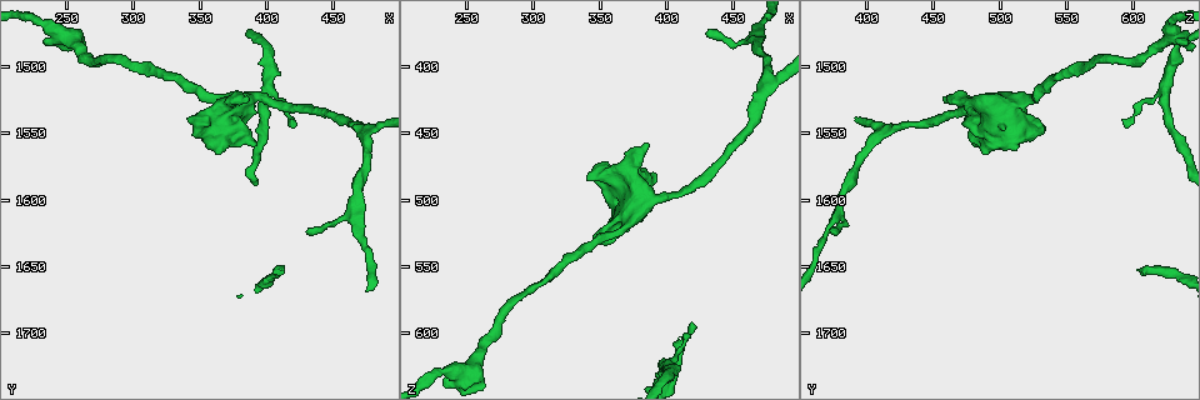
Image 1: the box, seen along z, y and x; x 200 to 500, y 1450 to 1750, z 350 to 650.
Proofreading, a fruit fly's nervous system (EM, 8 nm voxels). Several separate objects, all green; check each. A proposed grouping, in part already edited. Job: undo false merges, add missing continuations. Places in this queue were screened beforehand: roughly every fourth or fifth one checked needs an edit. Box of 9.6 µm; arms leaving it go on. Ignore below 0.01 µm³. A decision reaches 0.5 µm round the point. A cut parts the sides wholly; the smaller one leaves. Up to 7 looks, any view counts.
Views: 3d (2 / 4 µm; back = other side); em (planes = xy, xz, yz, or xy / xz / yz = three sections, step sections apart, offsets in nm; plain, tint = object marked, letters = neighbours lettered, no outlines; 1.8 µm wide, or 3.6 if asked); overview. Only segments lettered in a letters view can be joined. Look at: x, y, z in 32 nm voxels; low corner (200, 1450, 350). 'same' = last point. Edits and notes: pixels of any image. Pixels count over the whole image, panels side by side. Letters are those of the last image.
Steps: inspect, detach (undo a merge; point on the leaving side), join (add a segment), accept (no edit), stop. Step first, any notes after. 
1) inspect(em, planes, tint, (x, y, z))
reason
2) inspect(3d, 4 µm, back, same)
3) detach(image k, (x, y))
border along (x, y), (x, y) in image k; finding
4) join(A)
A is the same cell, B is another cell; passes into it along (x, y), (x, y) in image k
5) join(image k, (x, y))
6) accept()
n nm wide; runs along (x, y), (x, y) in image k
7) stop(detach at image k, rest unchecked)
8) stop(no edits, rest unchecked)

inspect(3d, 4 µm, (410, 1652, 604))

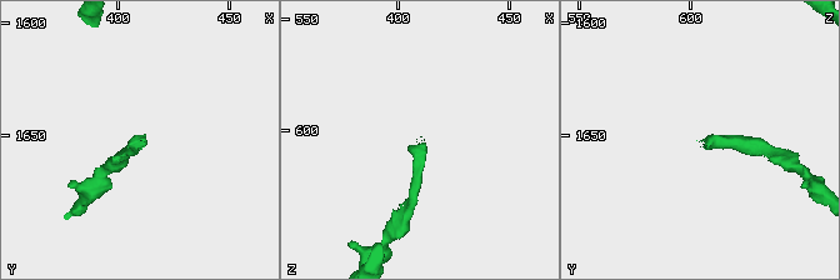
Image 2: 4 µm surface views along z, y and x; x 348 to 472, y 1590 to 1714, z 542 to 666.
inspect(em, planes, letters, (412, 1653, 605))

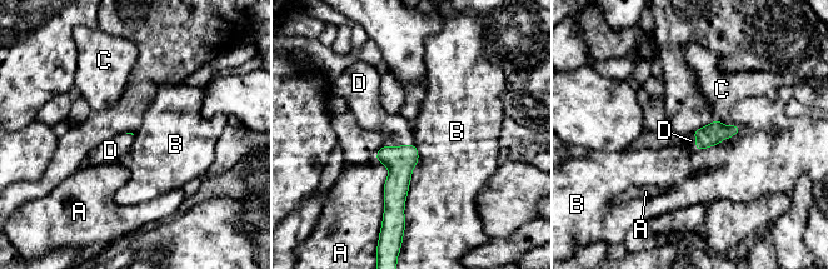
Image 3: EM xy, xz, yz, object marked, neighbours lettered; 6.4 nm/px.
join(D)
D is the same cell, A, B and C are other cells; passes into it along (400, 160), (398, 147), (398, 130) in image 3; it goes on there

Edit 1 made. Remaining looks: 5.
inspect(overview)

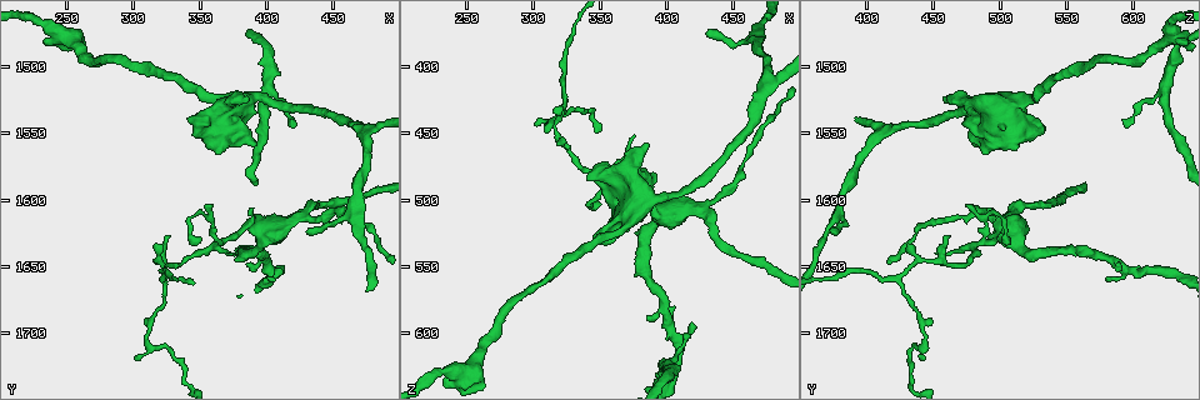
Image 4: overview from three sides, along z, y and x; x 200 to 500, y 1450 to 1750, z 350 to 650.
inspect(em, xy, step 8, tint, (326, 1658, 422))
sharp bend

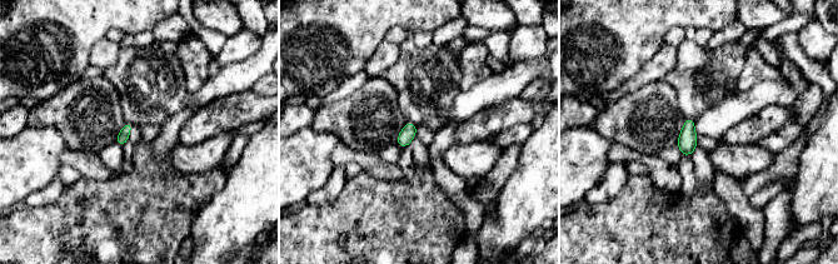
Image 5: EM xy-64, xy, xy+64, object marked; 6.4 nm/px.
inspect(em, xy, step 8, letters, same)
what lies round it

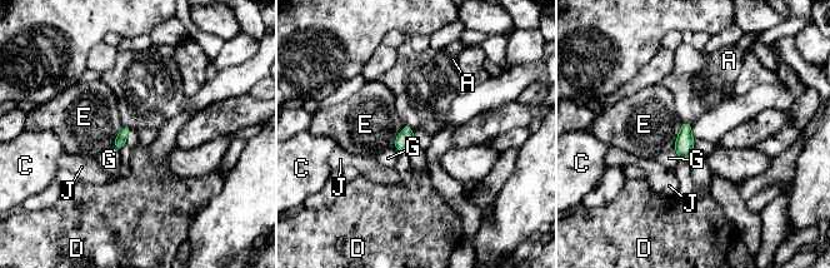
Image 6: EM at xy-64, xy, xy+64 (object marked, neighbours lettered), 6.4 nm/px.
accept()
A, C, D, E, G and J are other cells; border along (683, 123), (673, 148) in image 6; continuous, no second cell

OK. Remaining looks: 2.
inspect(em, xz, step 4, tint, (402, 1518, 622))
branch point

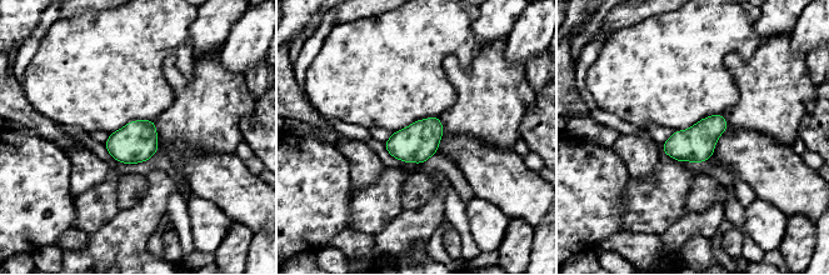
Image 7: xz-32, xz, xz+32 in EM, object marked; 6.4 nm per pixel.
inspect(em, planes, letters, same)

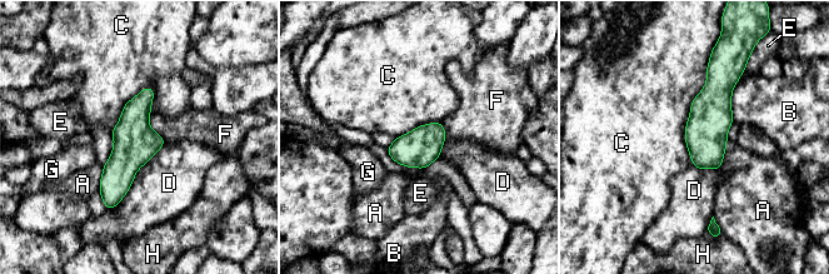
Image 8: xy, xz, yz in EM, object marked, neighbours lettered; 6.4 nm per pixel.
accept()
A, B, C, D, E, F, G and H are other cells; border along (710, 54), (685, 128), (692, 164) in image 8; all the same cell

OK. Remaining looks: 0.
stop(join at image 3, rest unchecked)

